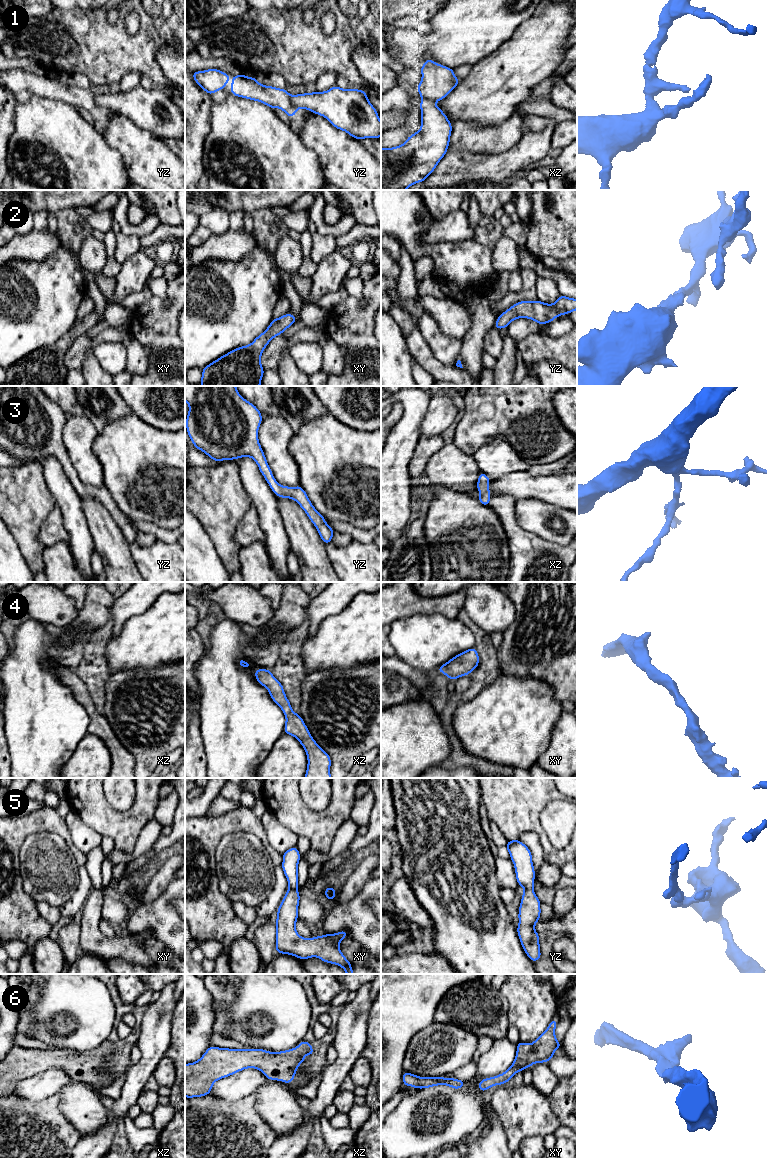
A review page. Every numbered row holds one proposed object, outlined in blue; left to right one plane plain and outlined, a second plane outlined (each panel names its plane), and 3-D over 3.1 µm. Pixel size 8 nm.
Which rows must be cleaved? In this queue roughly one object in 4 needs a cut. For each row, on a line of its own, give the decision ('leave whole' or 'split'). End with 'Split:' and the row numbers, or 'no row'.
1: split
2: leave whole
3: leave whole
4: leave whole
5: leave whole
6: leave whole
Split: 1

